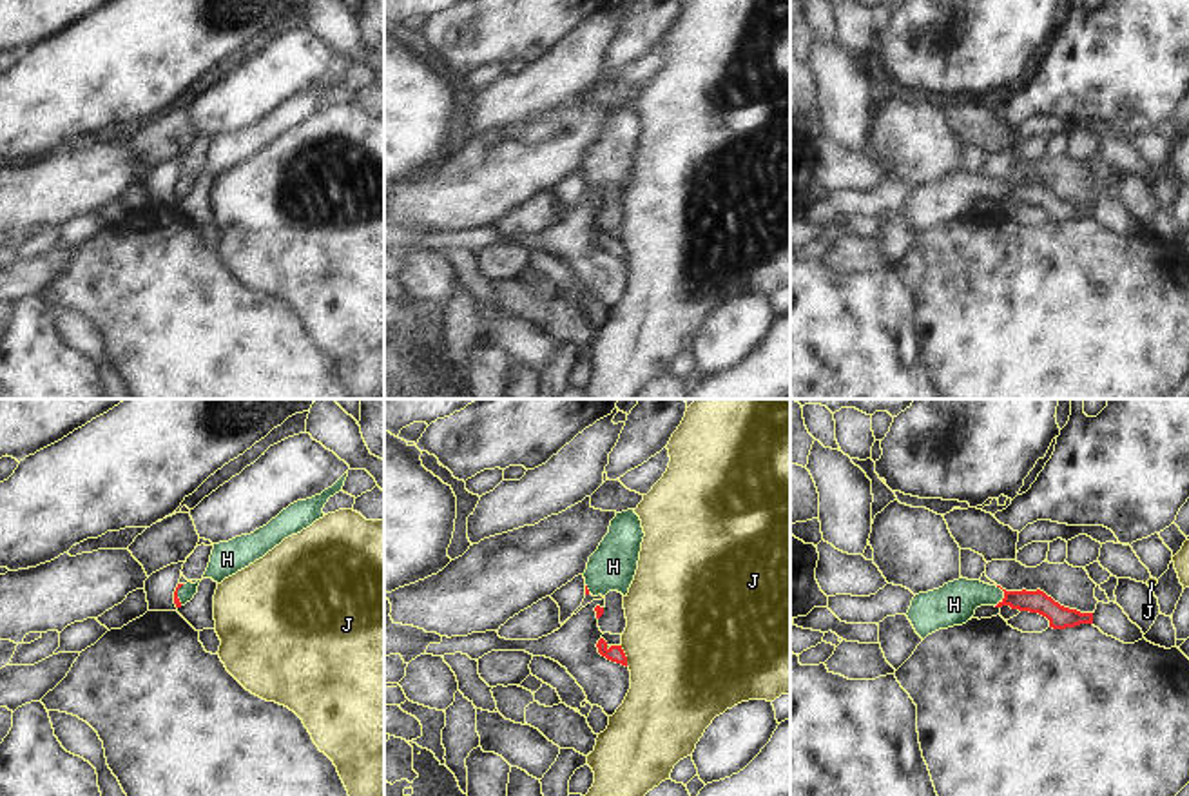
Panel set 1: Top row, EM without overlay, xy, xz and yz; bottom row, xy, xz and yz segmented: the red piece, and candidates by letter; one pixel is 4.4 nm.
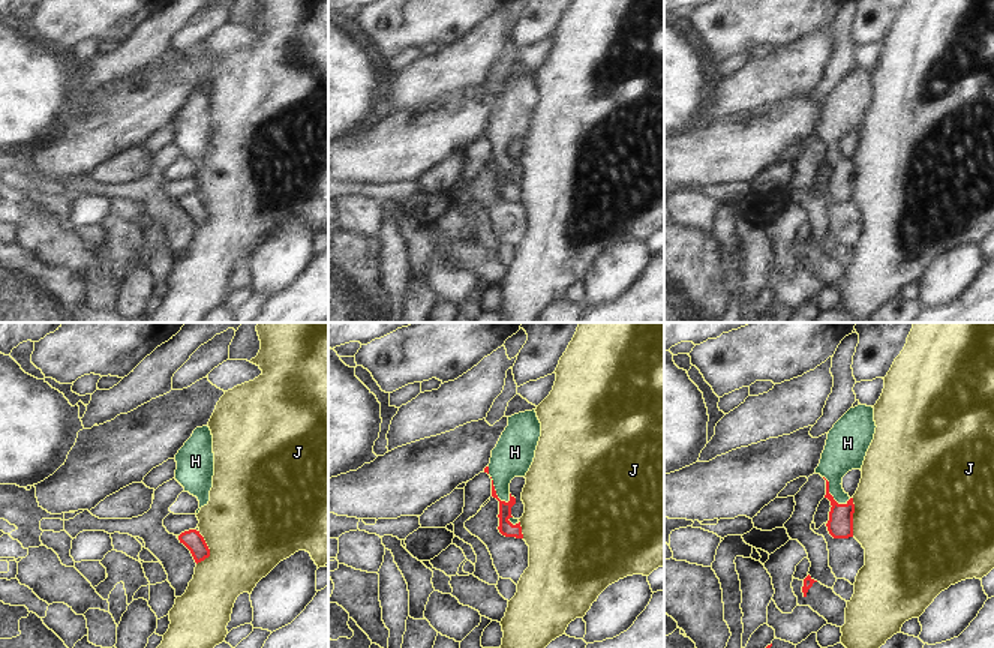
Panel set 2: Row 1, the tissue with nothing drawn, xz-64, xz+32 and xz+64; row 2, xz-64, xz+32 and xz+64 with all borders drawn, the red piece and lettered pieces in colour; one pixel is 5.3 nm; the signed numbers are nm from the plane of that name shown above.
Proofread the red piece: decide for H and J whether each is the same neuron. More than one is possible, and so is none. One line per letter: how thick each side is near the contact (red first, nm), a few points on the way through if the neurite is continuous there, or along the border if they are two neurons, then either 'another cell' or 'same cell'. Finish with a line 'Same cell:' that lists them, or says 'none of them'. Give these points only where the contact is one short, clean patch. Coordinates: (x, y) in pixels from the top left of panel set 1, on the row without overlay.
H: 100/190 nm | across yz (1037, 194), (1005, 191), (961, 191), (954, 198) | same cell
J: 80/480 nm | another cell
Same cell: H

